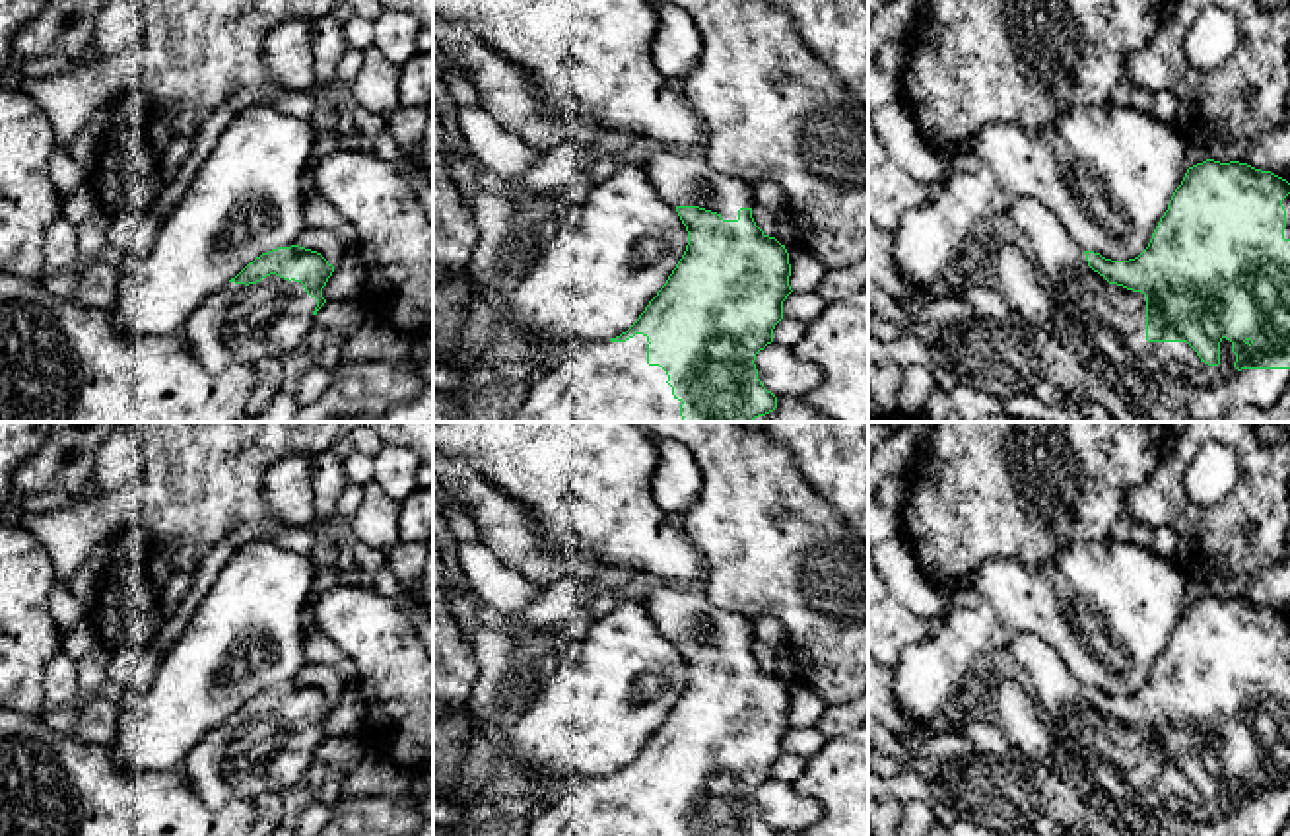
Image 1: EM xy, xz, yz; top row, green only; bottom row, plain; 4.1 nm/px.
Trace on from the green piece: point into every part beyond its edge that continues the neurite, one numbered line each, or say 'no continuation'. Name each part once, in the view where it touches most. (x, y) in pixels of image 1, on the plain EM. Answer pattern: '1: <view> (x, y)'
1: yz (1114, 753)

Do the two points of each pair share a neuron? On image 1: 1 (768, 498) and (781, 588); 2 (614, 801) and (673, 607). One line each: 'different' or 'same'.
1: same
2: same

